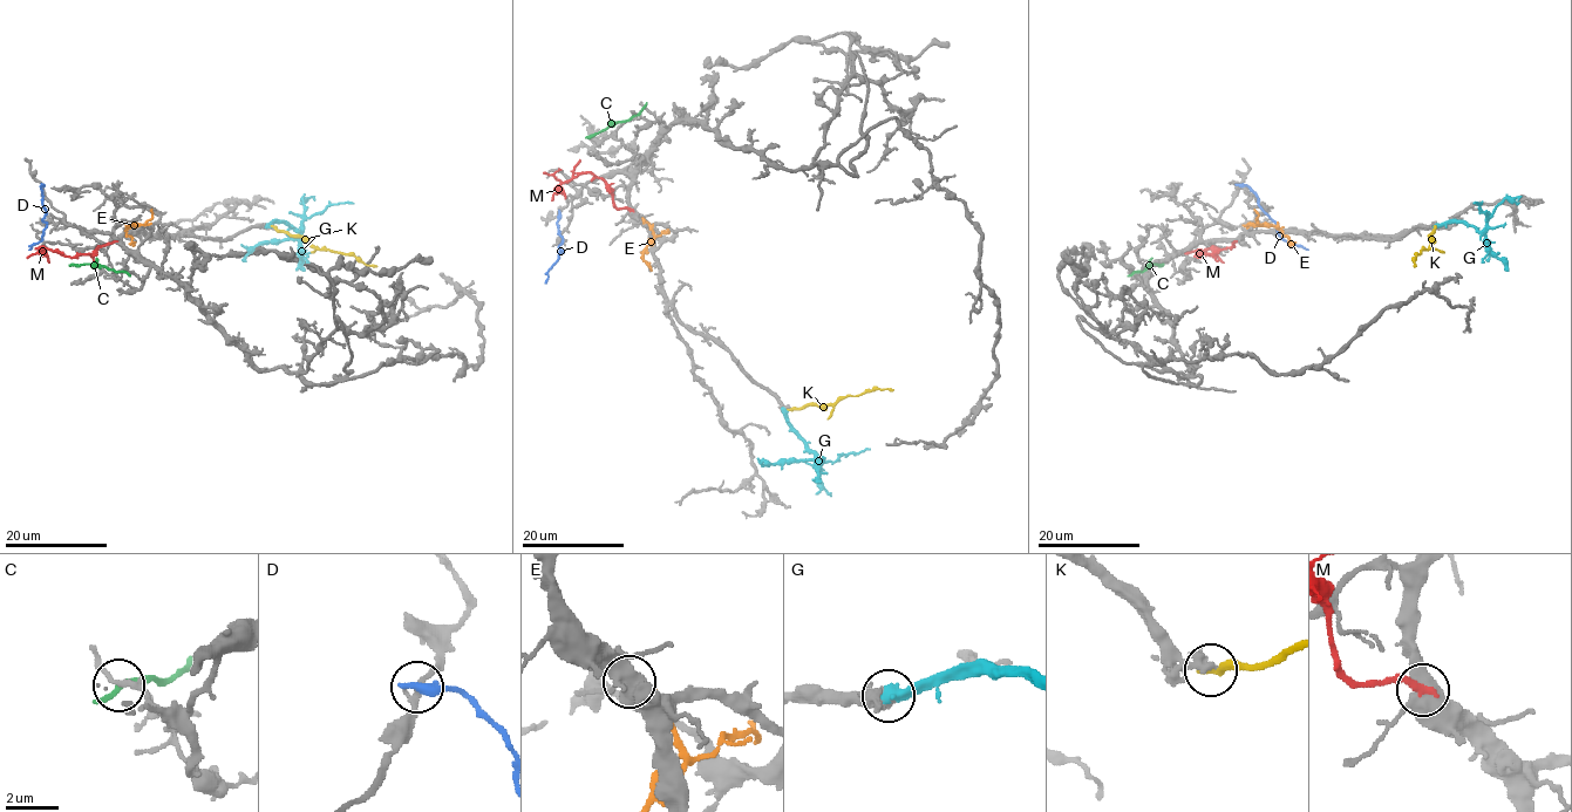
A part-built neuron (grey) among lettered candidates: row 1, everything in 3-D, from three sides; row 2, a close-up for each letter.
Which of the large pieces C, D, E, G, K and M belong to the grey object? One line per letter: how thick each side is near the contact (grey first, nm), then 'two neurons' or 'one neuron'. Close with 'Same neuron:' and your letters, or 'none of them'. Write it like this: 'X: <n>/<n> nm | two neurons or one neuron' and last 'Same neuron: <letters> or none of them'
C: 190/260 nm | two neurons
D: 190/460 nm | two neurons
E: 200/320 nm | two neurons
G: 240/700 nm | one neuron
K: 420/360 nm | two neurons
M: 500/320 nm | two neurons
Same neuron: G

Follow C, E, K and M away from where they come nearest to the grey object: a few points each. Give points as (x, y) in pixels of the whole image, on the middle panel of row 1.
C: (644, 108), (627, 121), (613, 122), (603, 130), (585, 137)
E: (644, 220), (653, 240), (642, 258), (651, 271)
K: (789, 409), (834, 406), (849, 395), (892, 390)
M: (631, 210), (618, 209), (607, 185), (590, 172), (559, 182), (543, 172)

